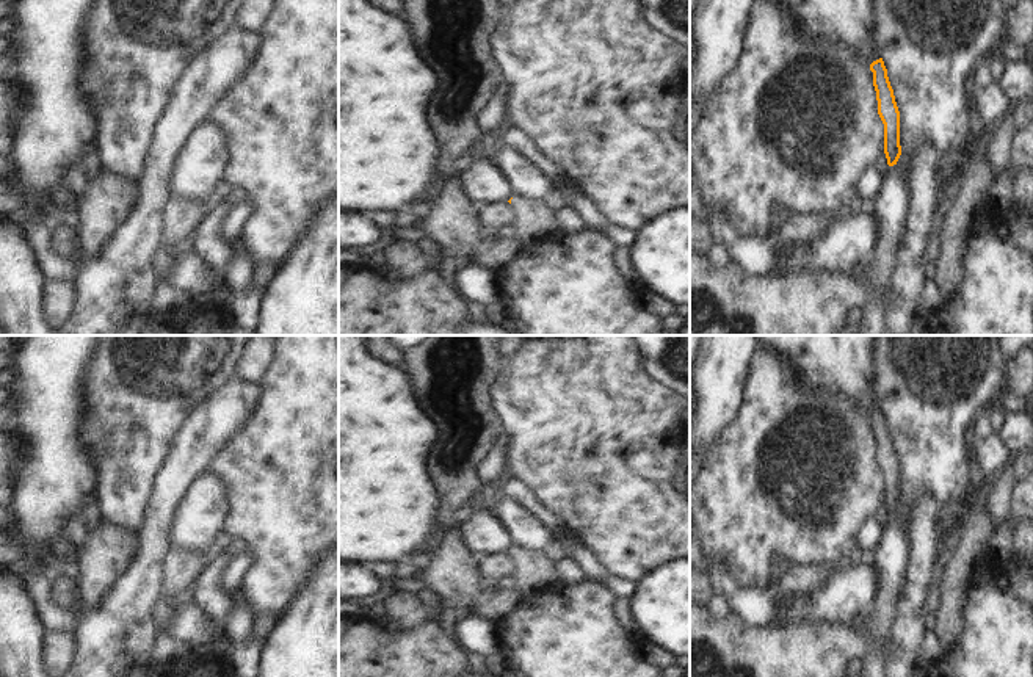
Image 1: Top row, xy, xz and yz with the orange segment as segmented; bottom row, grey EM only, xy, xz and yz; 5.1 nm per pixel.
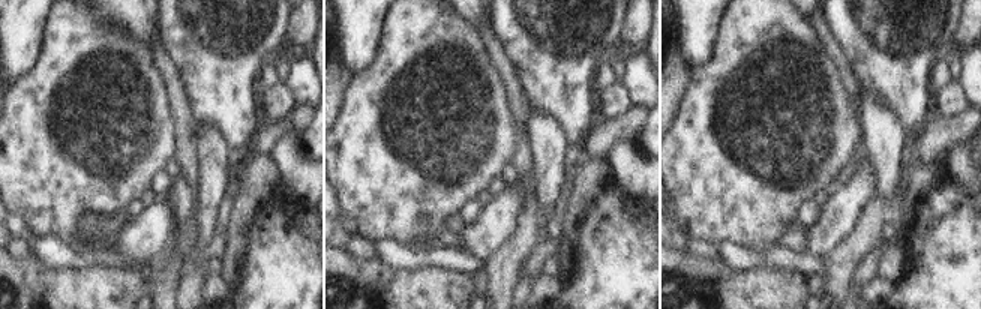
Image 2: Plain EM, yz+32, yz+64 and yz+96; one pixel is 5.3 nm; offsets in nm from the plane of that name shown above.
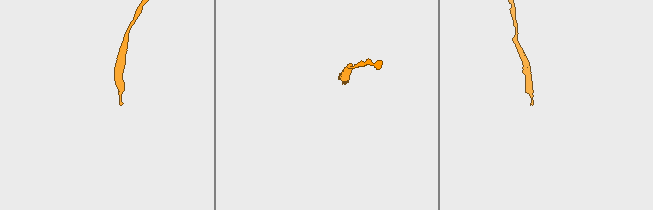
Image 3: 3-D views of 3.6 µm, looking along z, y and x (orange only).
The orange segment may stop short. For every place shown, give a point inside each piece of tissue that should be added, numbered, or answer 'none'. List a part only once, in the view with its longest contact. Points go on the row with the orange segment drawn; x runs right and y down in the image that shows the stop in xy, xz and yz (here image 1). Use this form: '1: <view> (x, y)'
1: xz (533, 220)

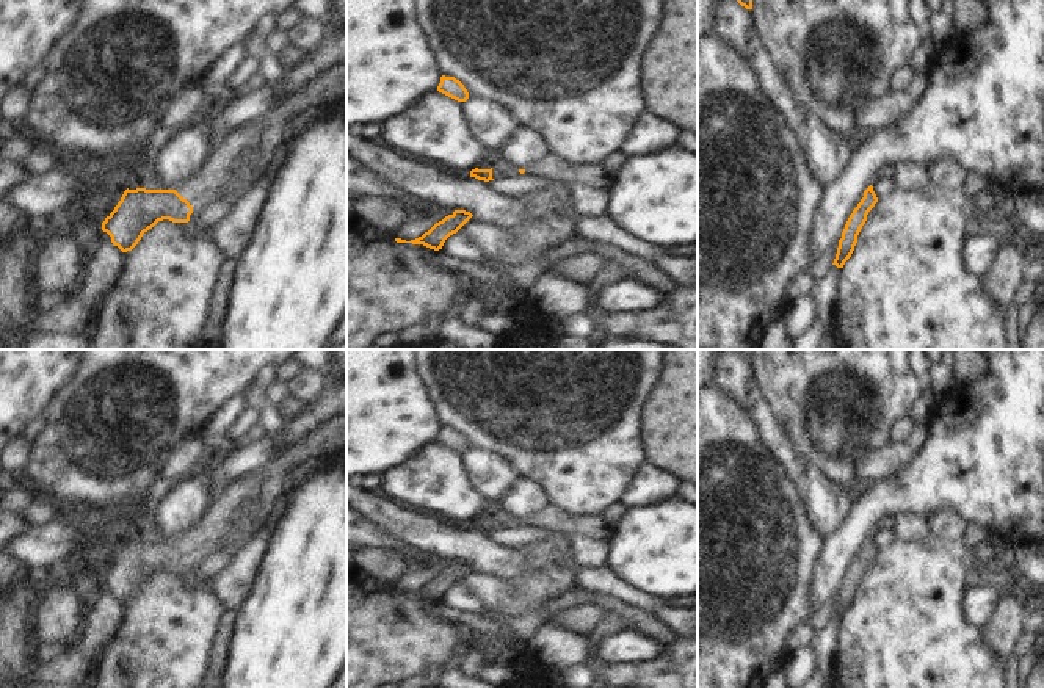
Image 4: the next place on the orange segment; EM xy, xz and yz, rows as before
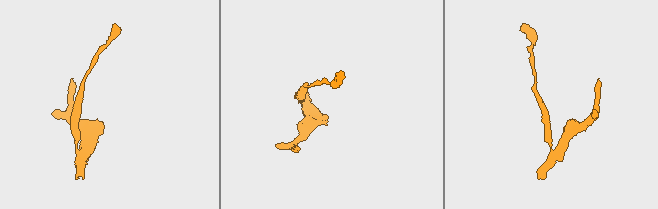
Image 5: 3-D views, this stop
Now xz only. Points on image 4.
none

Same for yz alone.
none

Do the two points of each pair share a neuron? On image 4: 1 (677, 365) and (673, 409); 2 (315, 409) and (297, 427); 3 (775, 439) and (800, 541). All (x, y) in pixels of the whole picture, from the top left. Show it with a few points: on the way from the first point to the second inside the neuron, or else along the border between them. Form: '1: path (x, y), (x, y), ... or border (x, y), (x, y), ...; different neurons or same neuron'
1: path (677, 376), (677, 398); same neuron
2: path (311, 414), (301, 423); same neuron
3: border (762, 441), (790, 481), (800, 505); different neurons

